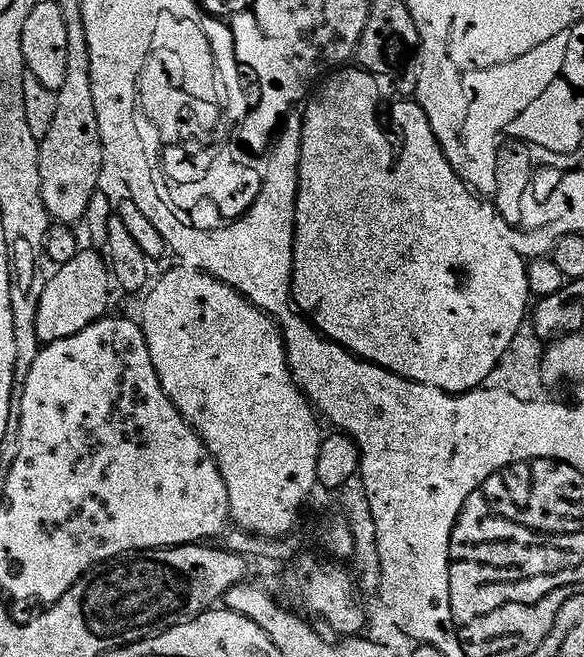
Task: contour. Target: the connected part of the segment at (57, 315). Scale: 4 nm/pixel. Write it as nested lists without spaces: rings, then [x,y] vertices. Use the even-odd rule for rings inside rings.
[[[79,251],[78,254],[68,261],[66,264],[59,265],[54,276],[45,281],[41,292],[39,308],[37,309],[36,328],[37,336],[46,342],[58,341],[62,337],[70,337],[80,332],[95,319],[99,319],[101,314],[107,309],[105,308],[108,300],[108,292],[112,287],[112,276],[103,258],[103,255],[94,252]],[[92,268],[96,268],[96,272],[108,272],[104,276],[96,276],[96,272],[92,272]],[[84,272],[92,272],[92,276],[88,276],[88,280],[76,280],[76,276],[84,276]]]

